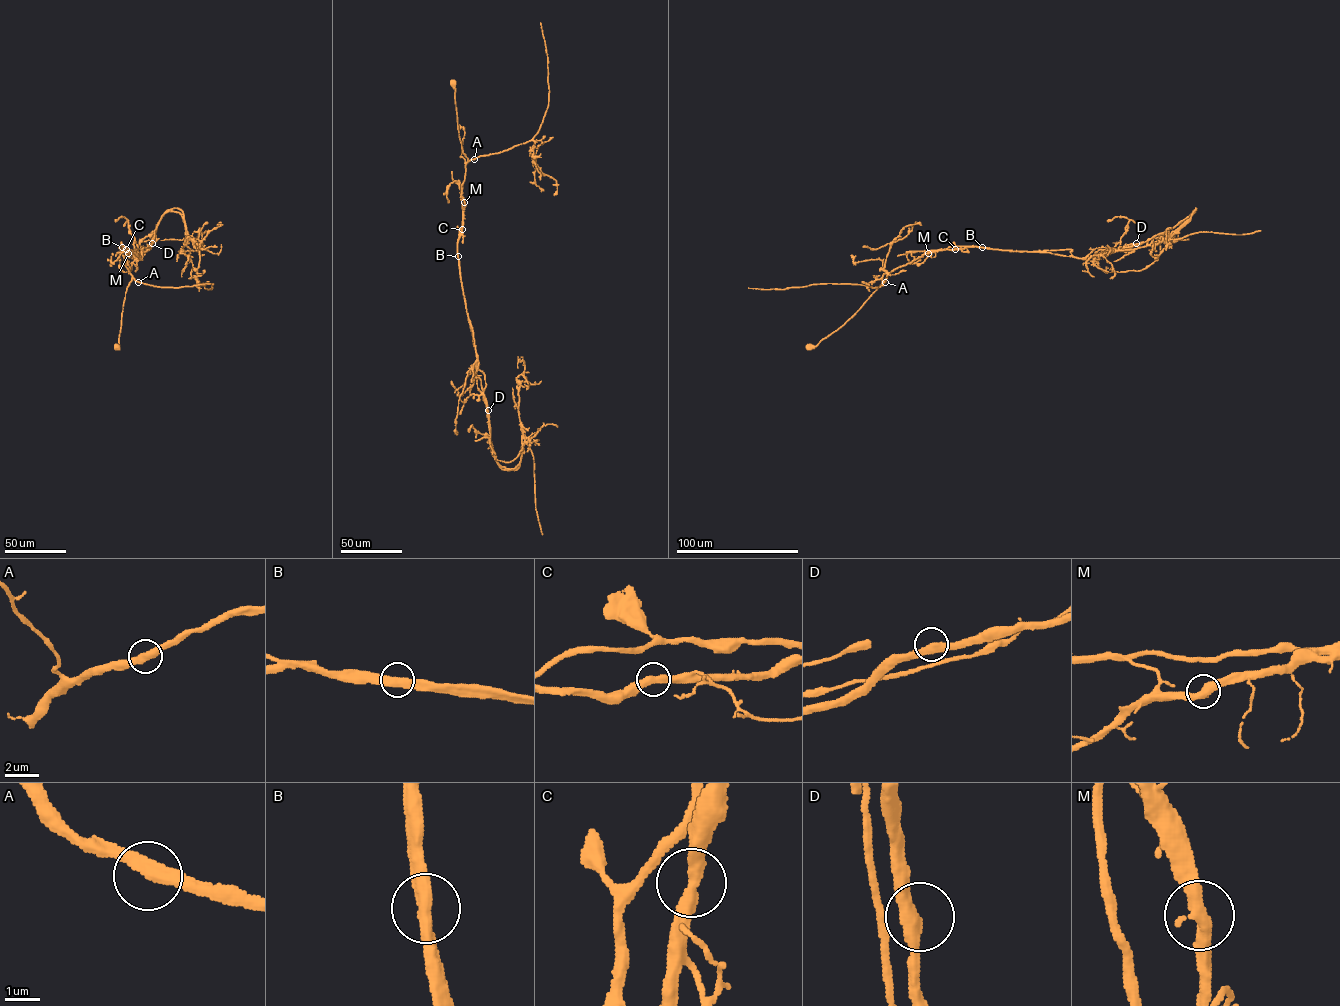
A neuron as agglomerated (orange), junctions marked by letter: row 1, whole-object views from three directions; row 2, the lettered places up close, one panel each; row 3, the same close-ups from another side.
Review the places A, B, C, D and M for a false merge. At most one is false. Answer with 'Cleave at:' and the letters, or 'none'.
Cleave at: B

